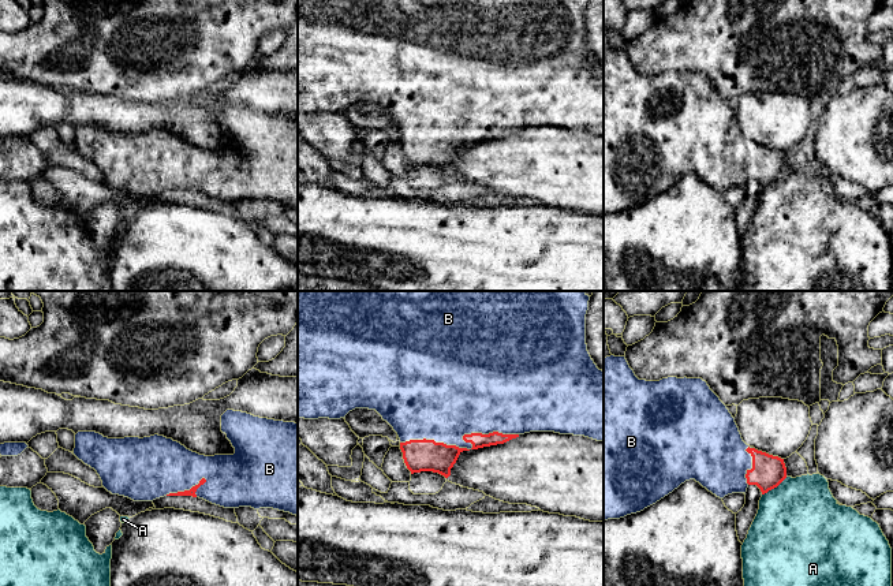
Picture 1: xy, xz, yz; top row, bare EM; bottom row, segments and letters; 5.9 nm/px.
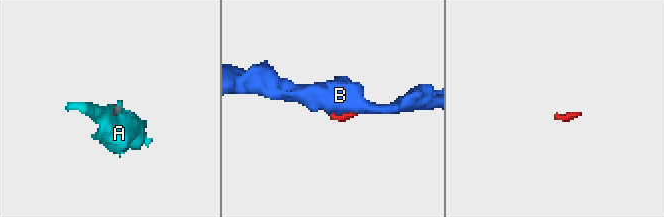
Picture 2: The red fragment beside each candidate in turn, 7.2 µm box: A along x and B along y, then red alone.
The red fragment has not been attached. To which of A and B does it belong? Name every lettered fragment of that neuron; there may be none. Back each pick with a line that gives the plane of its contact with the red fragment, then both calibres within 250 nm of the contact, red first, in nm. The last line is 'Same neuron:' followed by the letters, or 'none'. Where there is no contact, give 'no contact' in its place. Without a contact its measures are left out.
B: meets red in xz; 90 nm thick on the red side, 320 nm on the other
Same neuron: B

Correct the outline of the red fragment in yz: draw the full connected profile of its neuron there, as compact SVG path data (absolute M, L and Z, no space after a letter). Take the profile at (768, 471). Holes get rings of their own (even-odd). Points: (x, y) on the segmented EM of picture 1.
M606 357L604 358L604 520L620 519L631 514L643 511L644 508L655 504L681 484L690 479L695 479L709 492L720 499L724 499L732 493L744 493L750 485L756 485L762 494L777 488L786 478L786 467L784 459L778 456L769 455L766 452L758 451L754 447L747 445L735 418L726 408L726 406L720 400L720 397L710 389L706 381L702 378L677 378L668 377L660 381L646 381L639 380L634 370L629 367L625 357Z

